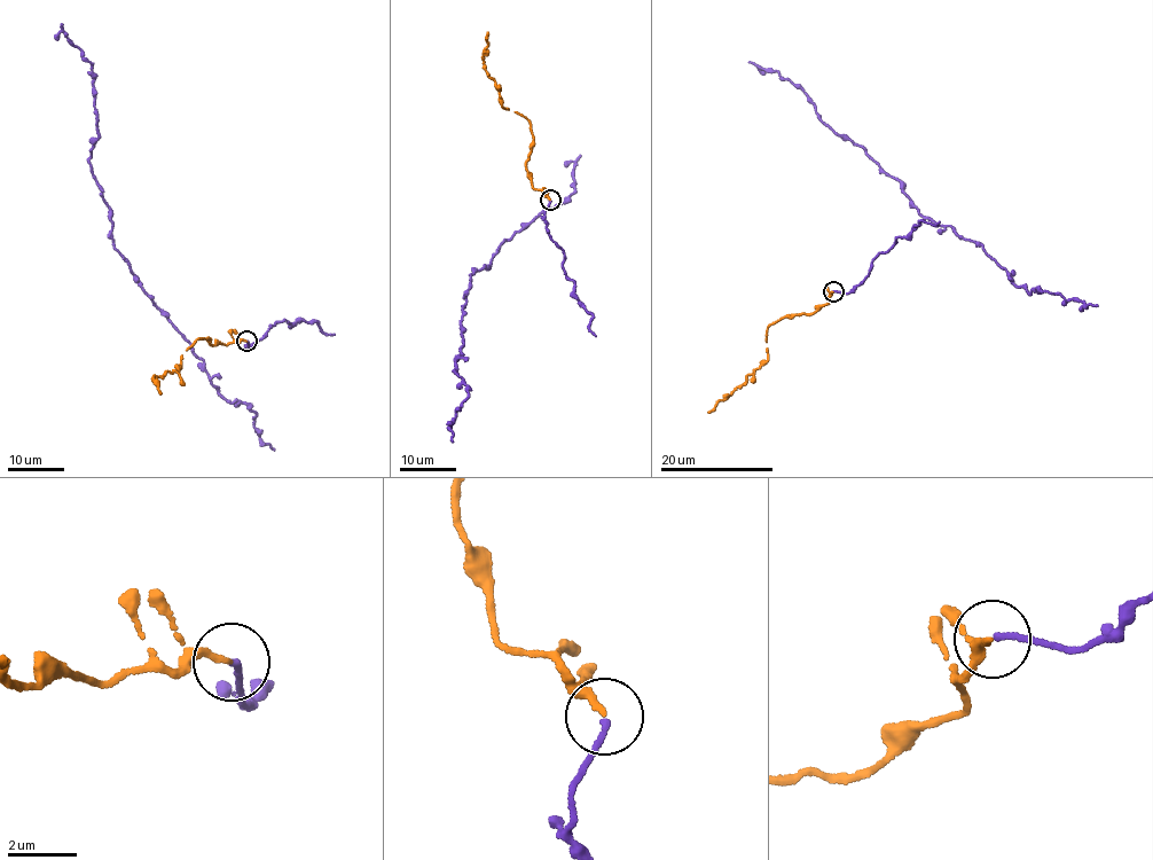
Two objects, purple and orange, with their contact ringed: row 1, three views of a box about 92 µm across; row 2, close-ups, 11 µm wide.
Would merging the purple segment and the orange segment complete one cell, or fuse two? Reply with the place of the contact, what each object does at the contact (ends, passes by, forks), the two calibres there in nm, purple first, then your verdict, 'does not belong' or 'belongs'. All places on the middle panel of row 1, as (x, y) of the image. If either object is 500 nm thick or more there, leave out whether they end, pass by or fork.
(550, 200) | purple ends | orange ends | 190/150 nm | belongs

